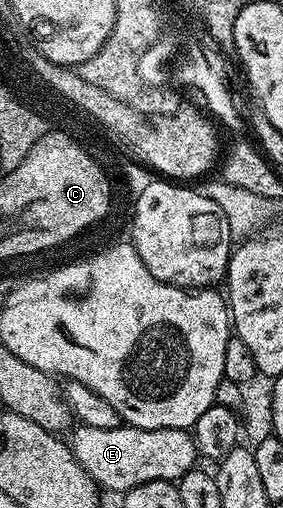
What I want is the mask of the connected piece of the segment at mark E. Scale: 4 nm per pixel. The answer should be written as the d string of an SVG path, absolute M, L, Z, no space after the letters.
M121 424L110 428L90 428L89 426L77 425L76 431L70 439L72 455L78 460L97 487L108 490L120 490L127 492L135 486L141 486L147 482L176 482L187 470L193 469L194 460L197 459L196 446L192 441L192 435L187 430L175 430L174 428L138 428Z

